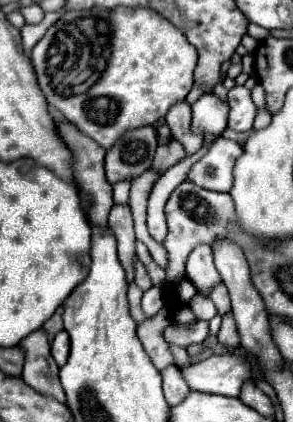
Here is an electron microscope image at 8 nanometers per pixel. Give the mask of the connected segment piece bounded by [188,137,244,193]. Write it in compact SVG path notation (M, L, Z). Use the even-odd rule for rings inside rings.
M218 137L210 151L190 169L188 181L198 183L204 189L228 193L232 187L232 171L236 159L242 155L242 147L226 137Z

